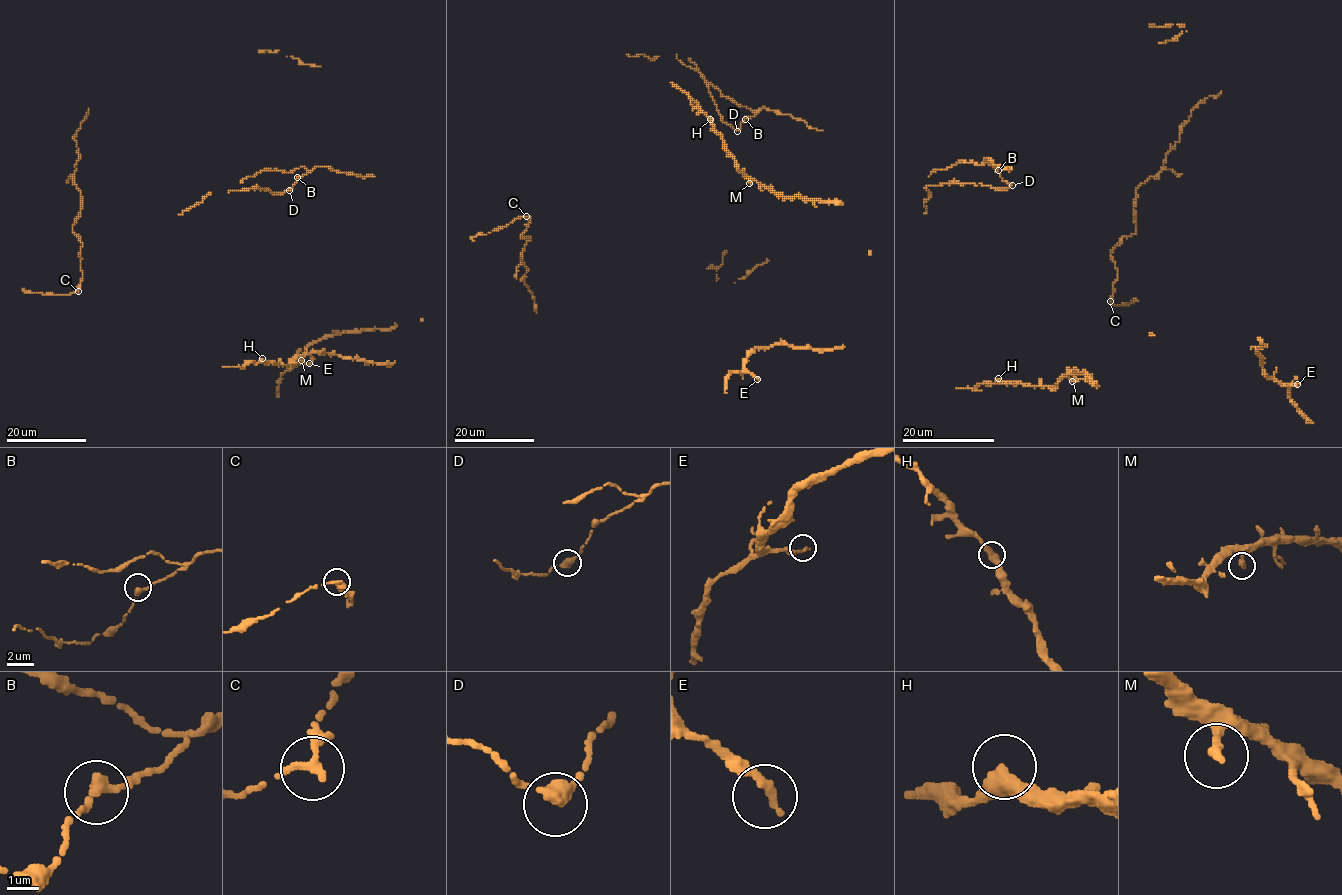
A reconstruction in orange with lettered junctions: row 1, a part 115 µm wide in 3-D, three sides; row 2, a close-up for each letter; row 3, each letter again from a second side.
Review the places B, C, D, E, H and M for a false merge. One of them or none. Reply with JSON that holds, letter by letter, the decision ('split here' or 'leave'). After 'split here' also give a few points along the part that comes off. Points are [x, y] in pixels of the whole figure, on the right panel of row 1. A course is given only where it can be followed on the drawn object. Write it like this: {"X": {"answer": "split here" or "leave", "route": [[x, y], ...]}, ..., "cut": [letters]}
{"B": {"answer": "leave"}, "C": {"answer": "split here", "route": [[1110, 301], [1121, 306], [1139, 300]]}, "D": {"answer": "leave"}, "E": {"answer": "leave"}, "H": {"answer": "leave"}, "M": {"answer": "leave"}, "cut": ["C"]}

